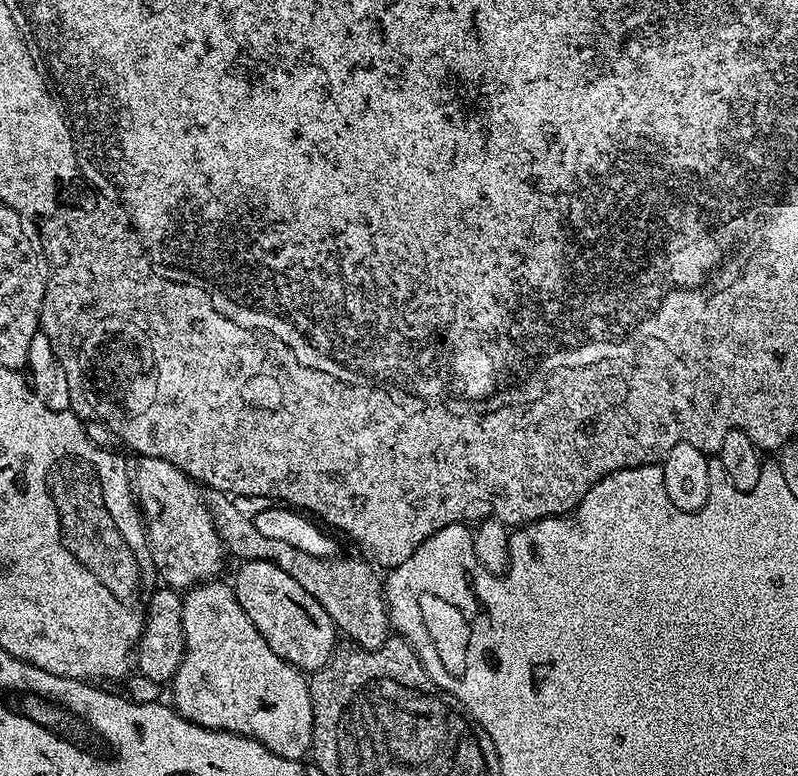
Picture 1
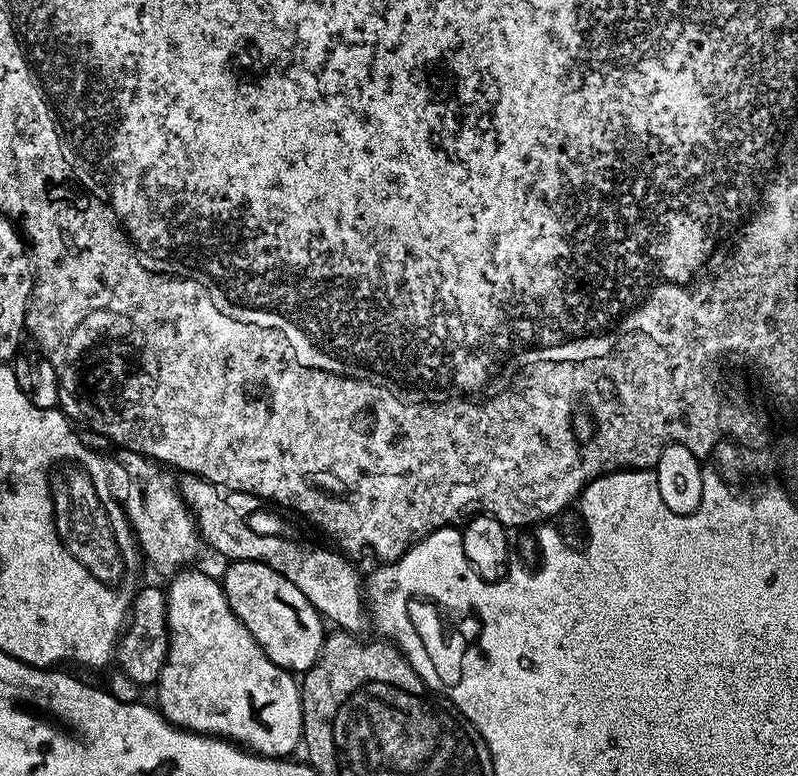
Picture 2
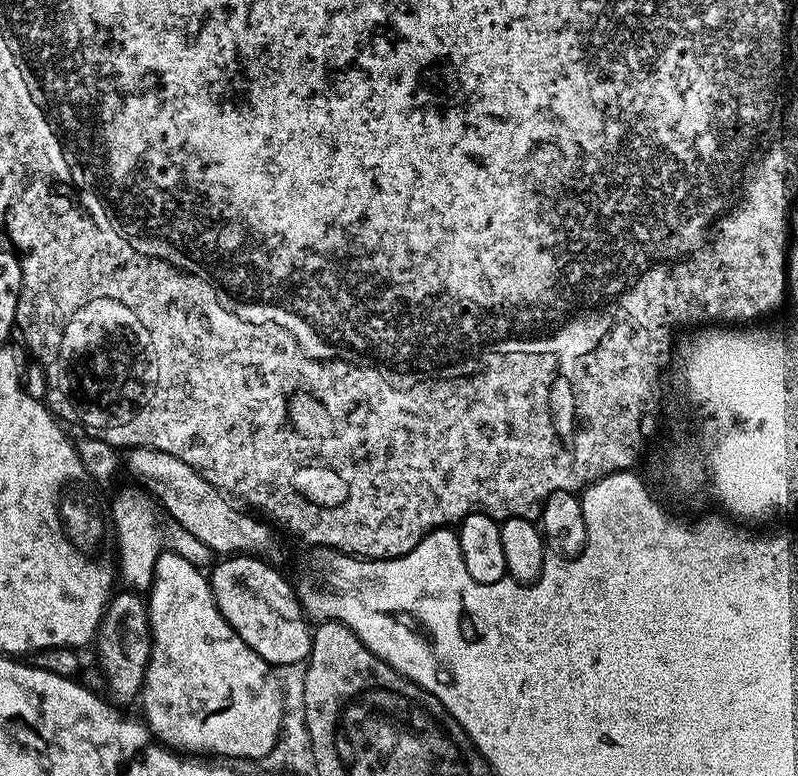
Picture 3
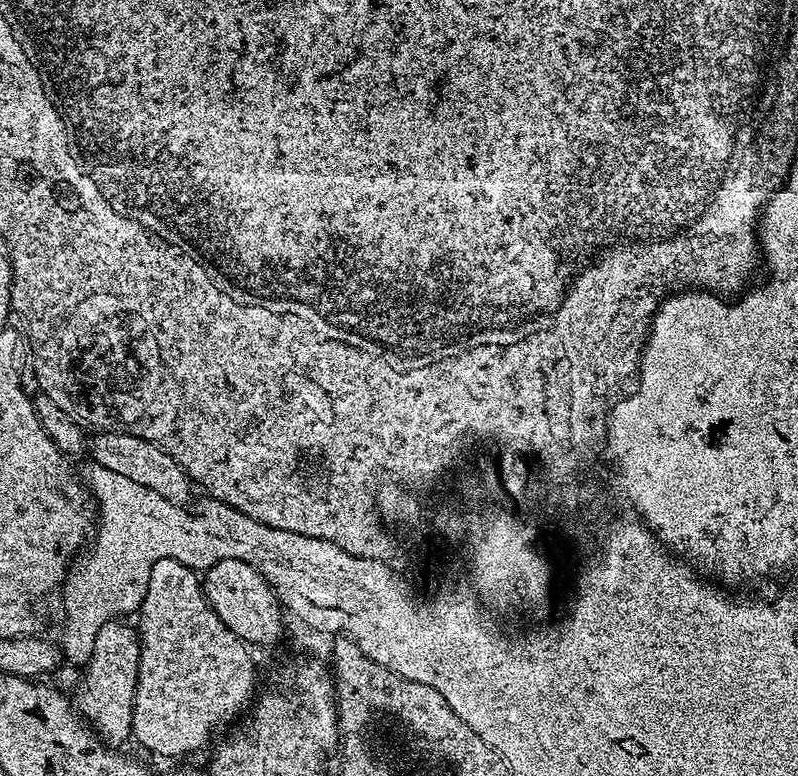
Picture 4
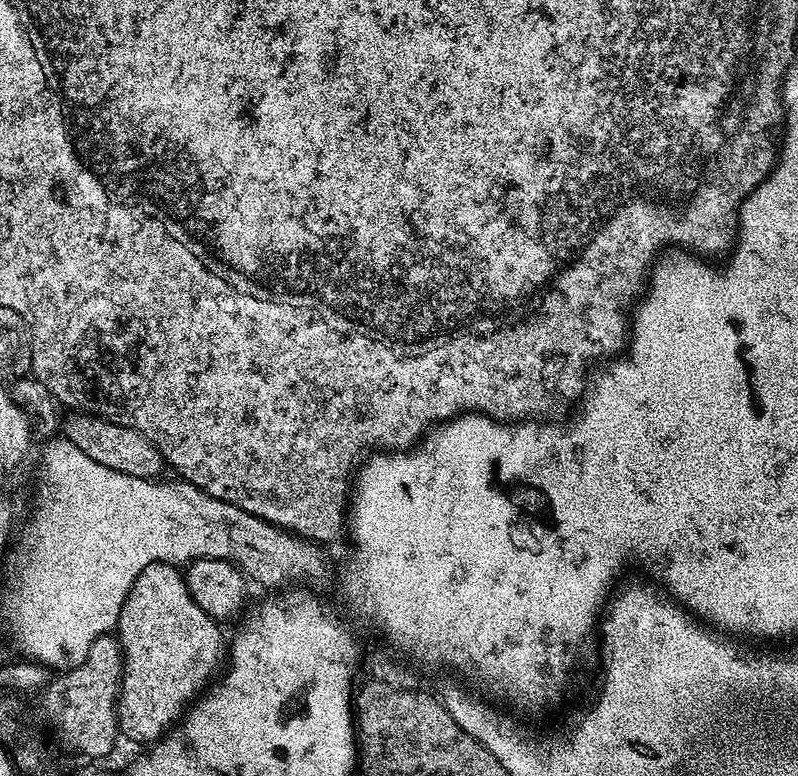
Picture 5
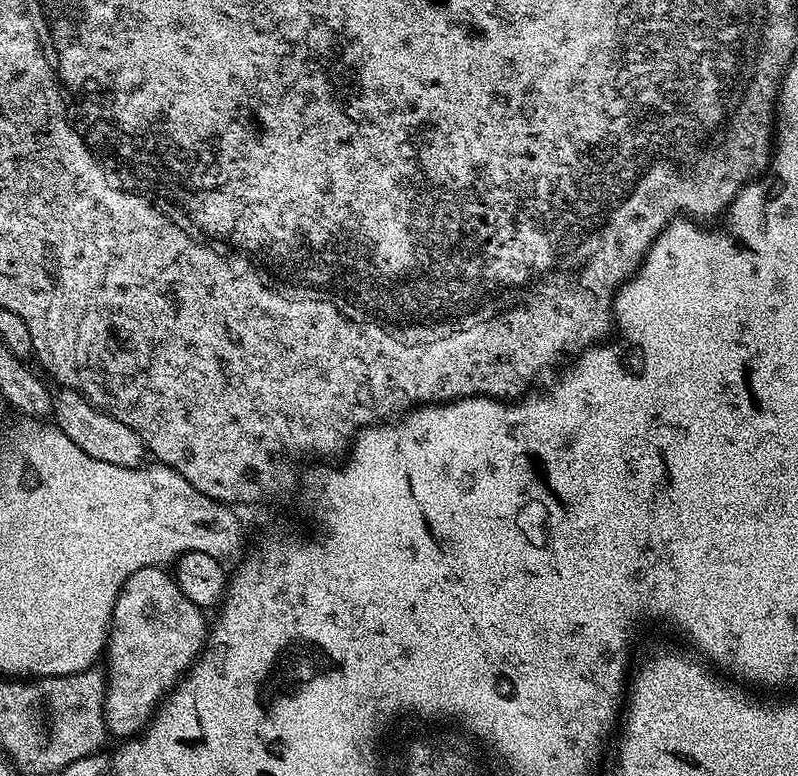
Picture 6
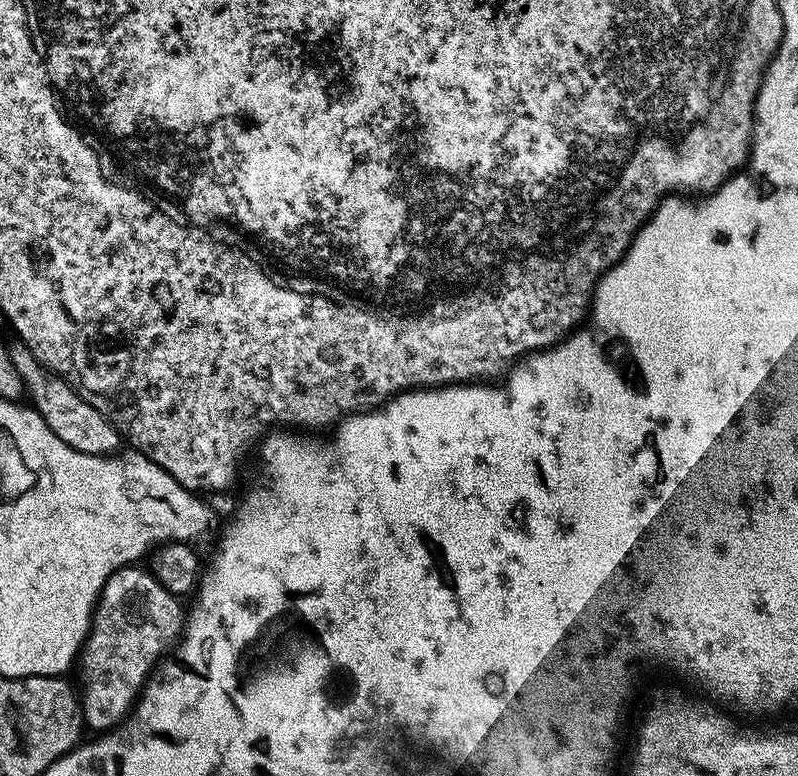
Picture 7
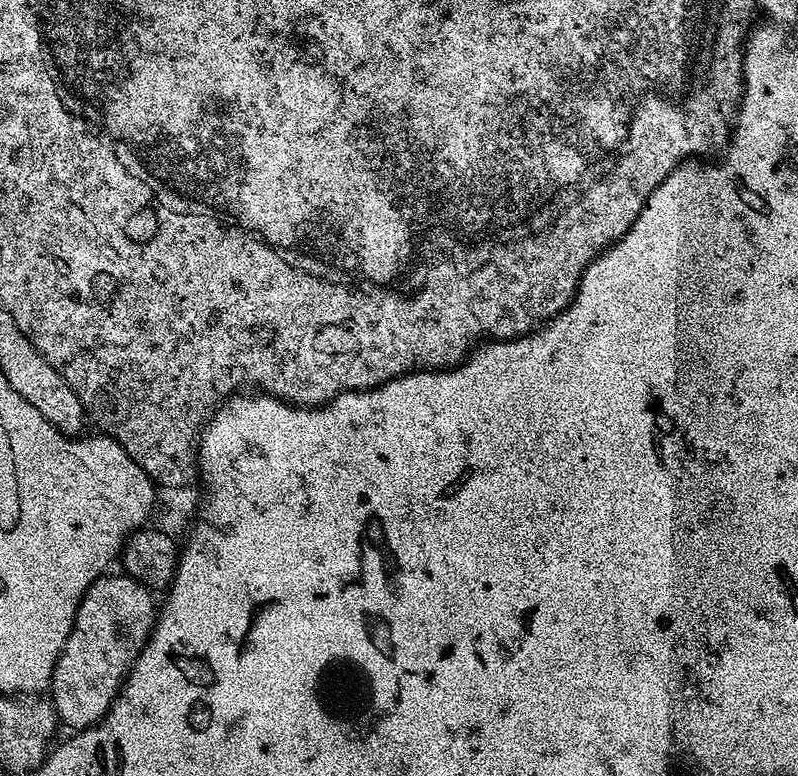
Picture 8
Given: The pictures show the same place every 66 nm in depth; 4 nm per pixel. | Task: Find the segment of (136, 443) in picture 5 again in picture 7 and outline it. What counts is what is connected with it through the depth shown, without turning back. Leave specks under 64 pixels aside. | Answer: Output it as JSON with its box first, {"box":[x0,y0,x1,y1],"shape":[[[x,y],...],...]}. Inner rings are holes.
{"box":[10,342,122,456],"shape":[[[16,342],[11,345],[10,353],[13,369],[20,375],[23,391],[31,407],[44,419],[46,426],[50,426],[50,430],[54,430],[54,434],[66,442],[66,446],[82,454],[95,456],[107,456],[121,447],[122,437],[116,425],[110,423],[98,410],[94,410],[94,406],[82,399],[65,380],[51,372],[28,347]]]}

